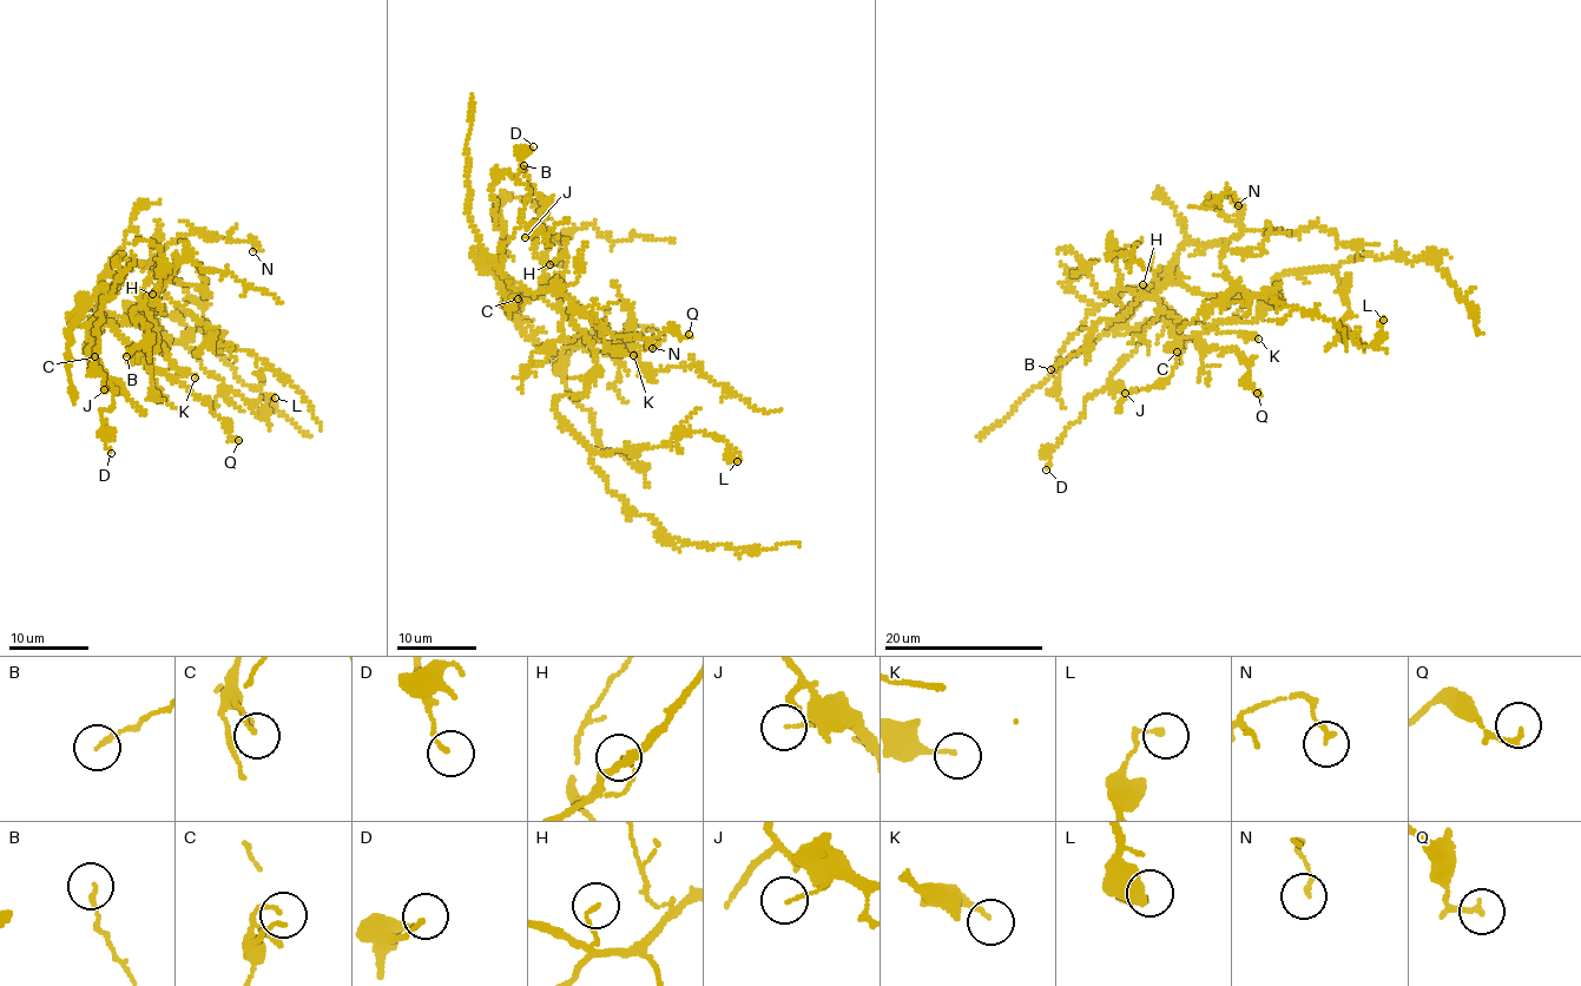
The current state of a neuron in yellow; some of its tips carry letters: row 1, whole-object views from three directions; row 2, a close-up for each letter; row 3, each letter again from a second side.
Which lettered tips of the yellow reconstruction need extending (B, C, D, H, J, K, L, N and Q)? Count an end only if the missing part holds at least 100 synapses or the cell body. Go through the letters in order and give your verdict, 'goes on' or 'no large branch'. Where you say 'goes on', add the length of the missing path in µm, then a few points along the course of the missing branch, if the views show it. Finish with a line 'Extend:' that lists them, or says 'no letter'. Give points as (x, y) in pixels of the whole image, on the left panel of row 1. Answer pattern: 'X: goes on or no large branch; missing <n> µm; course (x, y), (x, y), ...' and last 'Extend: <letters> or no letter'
B: no large branch
C: no large branch
D: no large branch
H: no large branch
J: no large branch
K: no large branch
L: no large branch
N: no large branch
Q: no large branch
Extend: no letter

